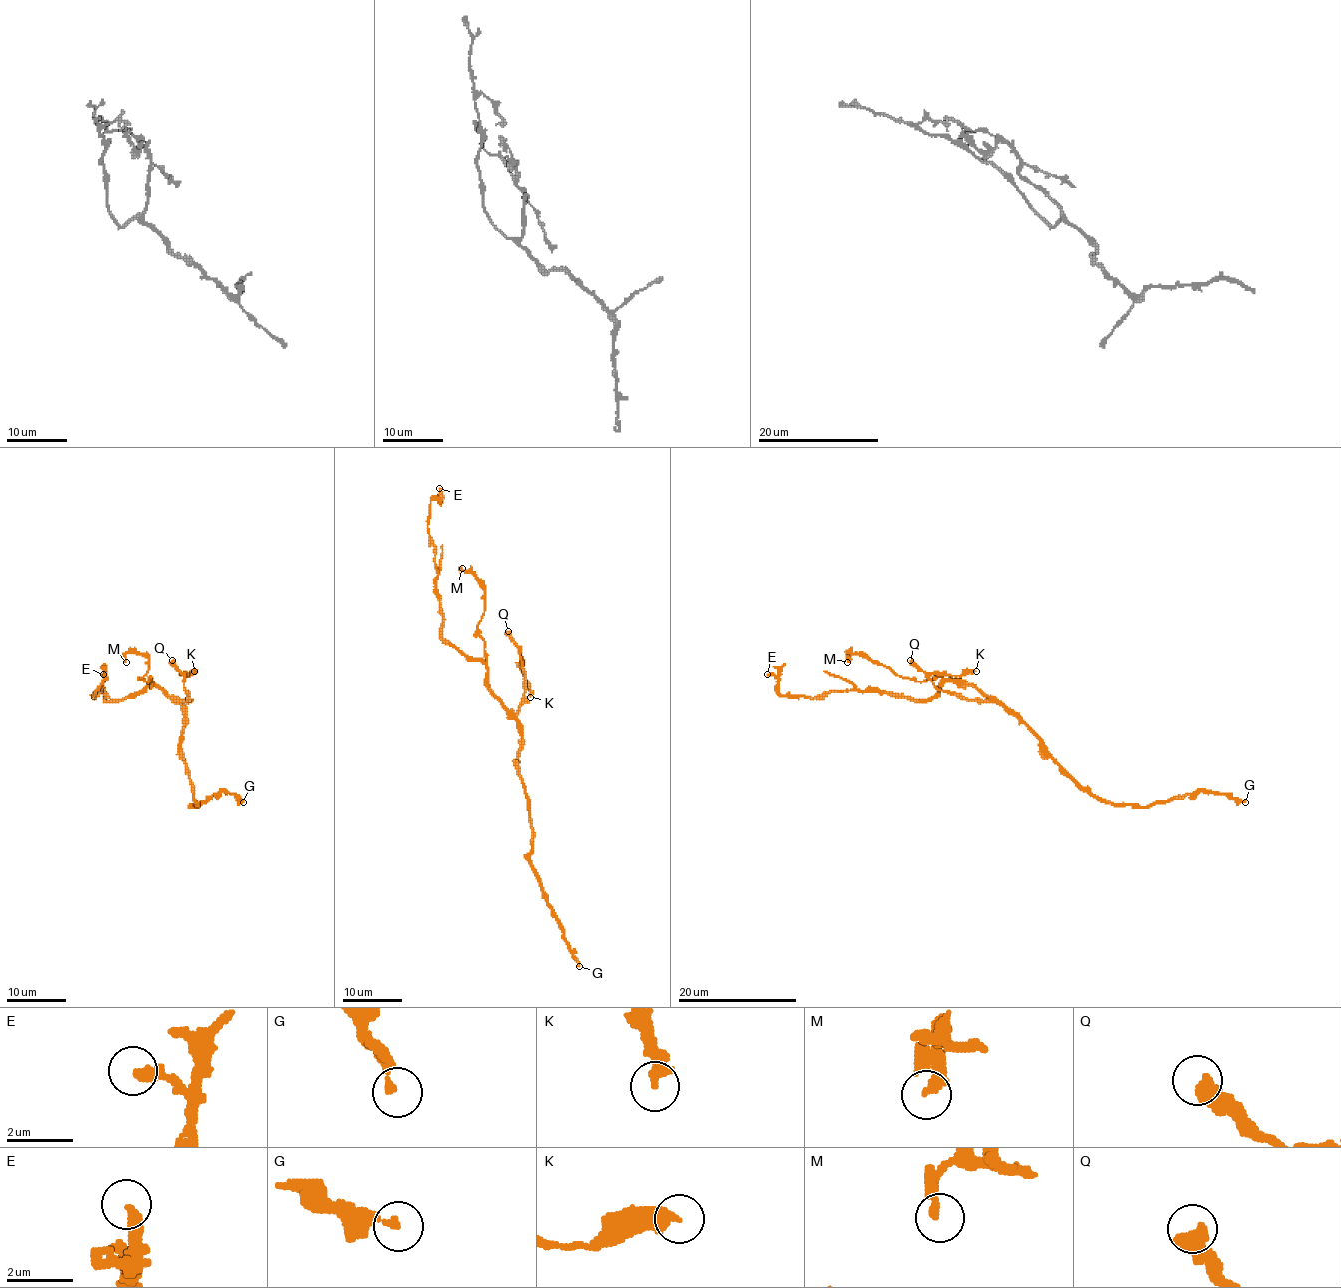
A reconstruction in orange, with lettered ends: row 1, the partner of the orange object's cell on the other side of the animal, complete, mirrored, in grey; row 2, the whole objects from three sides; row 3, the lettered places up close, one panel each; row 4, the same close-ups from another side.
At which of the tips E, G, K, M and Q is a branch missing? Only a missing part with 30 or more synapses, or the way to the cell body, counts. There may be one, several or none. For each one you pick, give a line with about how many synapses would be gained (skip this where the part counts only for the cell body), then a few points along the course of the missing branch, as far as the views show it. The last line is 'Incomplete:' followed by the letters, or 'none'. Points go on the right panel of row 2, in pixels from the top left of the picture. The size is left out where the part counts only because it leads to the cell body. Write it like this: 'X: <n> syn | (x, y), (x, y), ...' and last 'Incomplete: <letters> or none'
Incomplete: none

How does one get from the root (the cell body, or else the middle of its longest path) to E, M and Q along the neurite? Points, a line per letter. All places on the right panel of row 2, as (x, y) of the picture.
E: (999, 705), (959, 681), (946, 681), (931, 698), (919, 701), (856, 690), (789, 696), (767, 674)
M: (999, 705), (965, 681), (940, 677), (916, 681), (895, 675), (888, 668), (853, 653), (849, 653), (847, 662)
Q: (999, 705), (995, 701), (961, 699), (940, 690), (910, 660)

